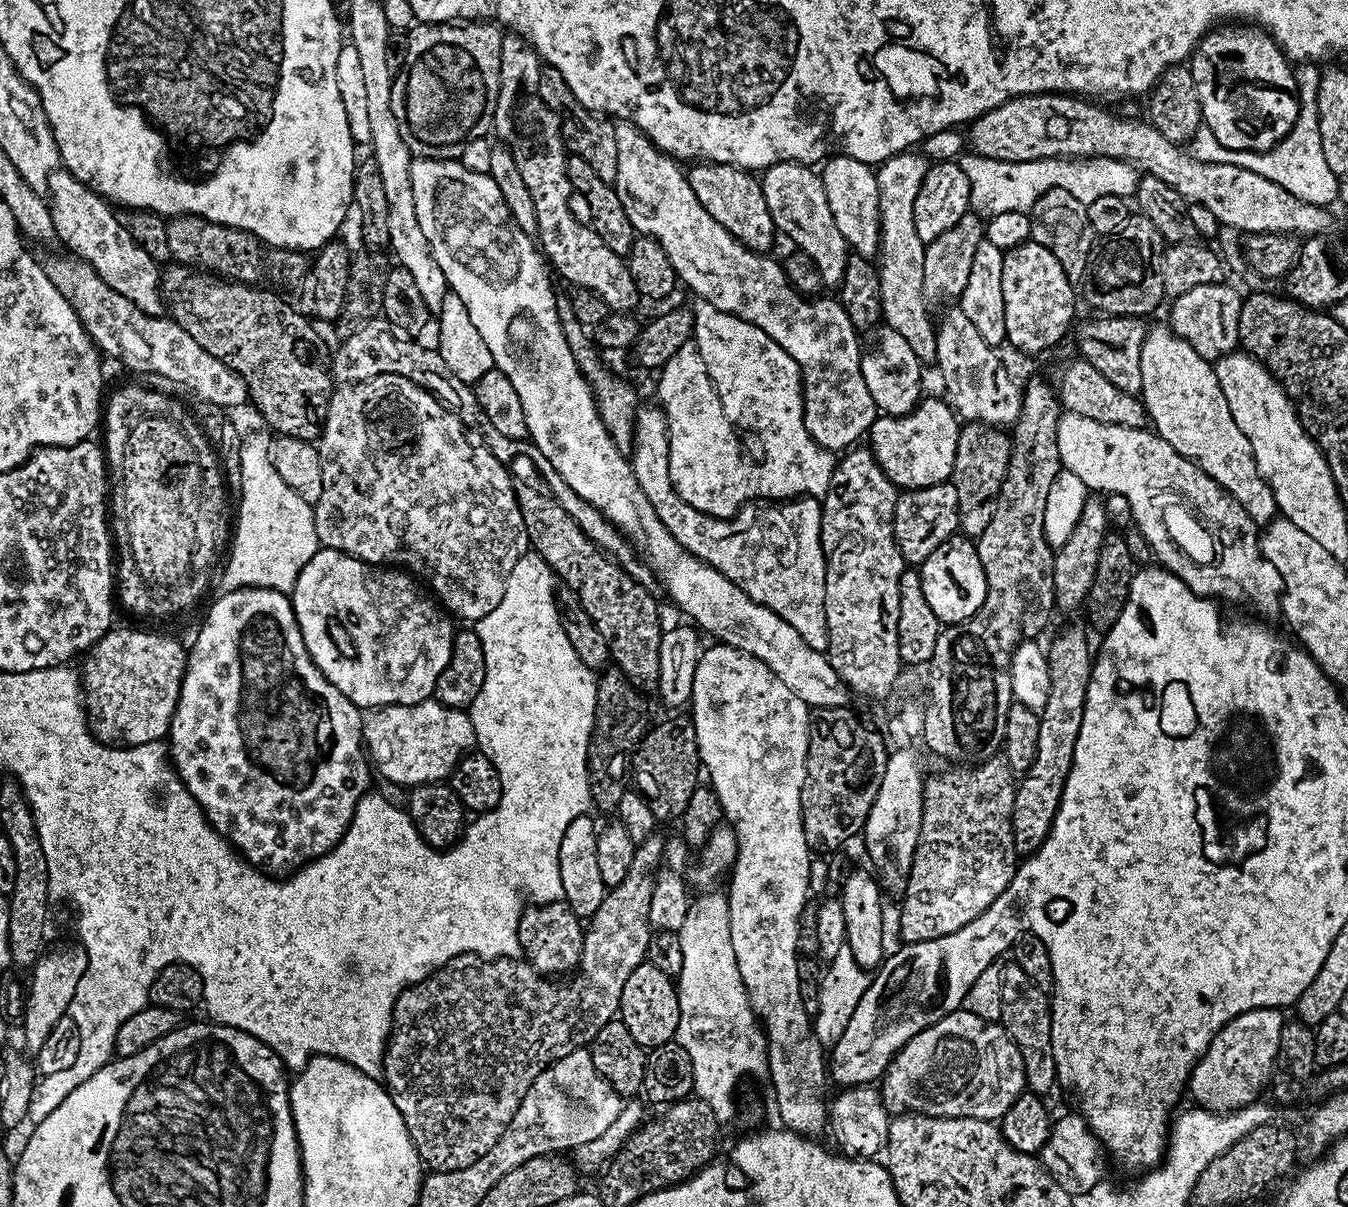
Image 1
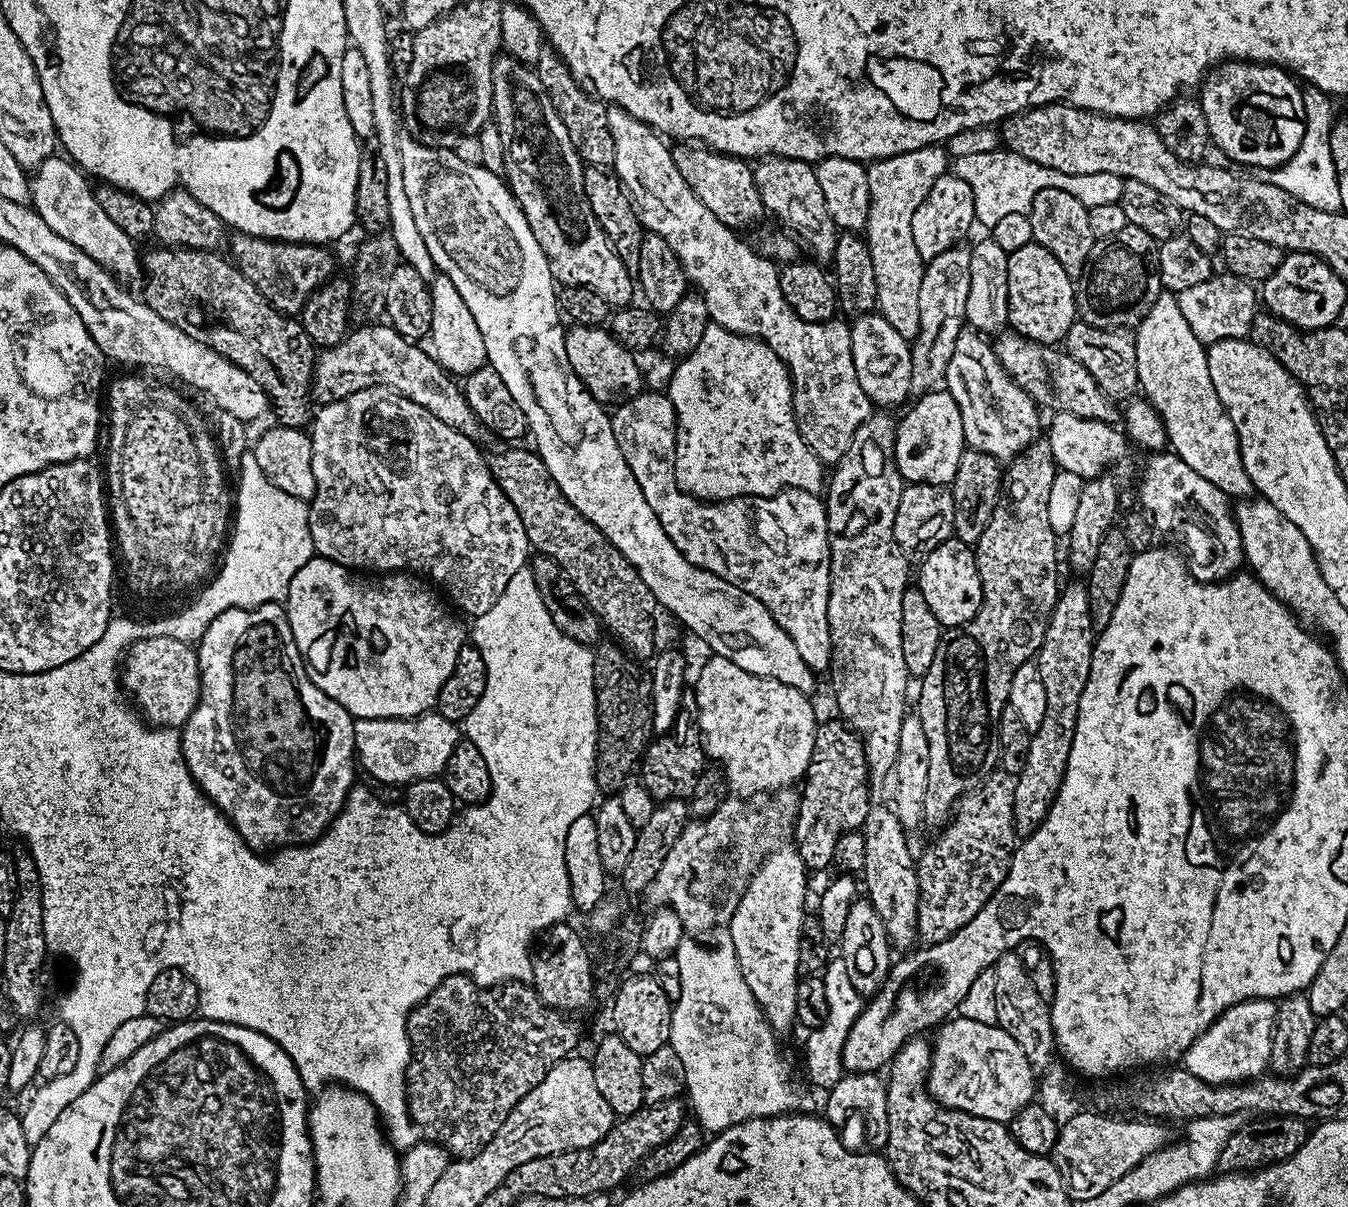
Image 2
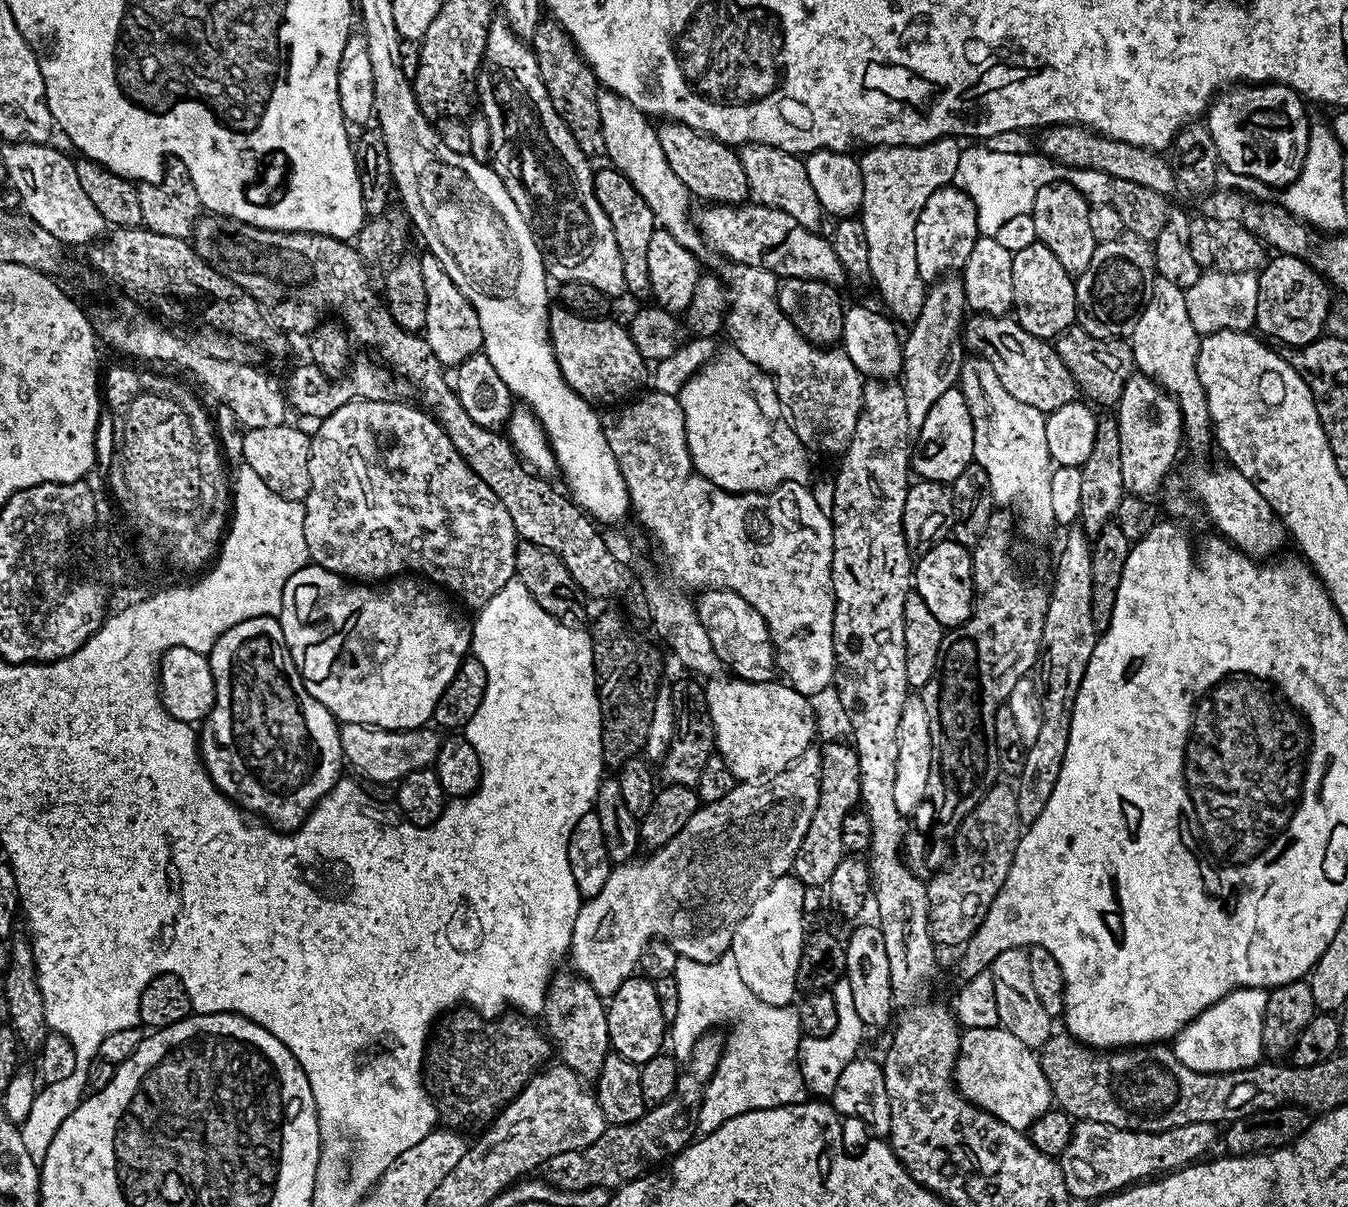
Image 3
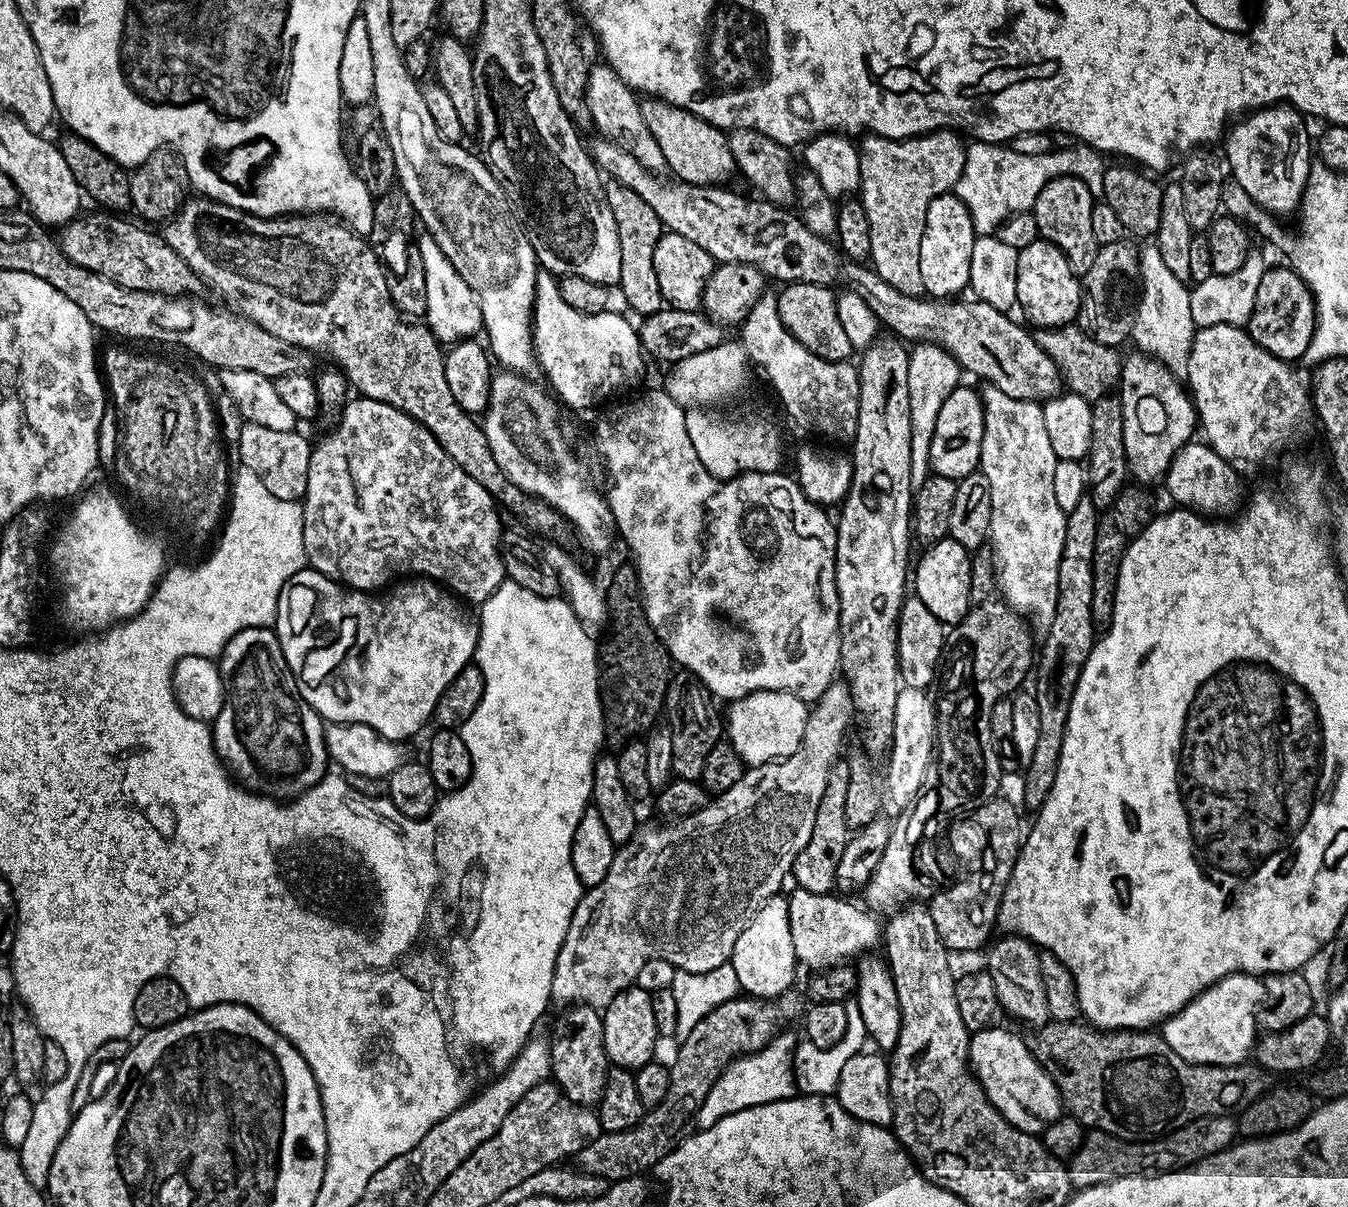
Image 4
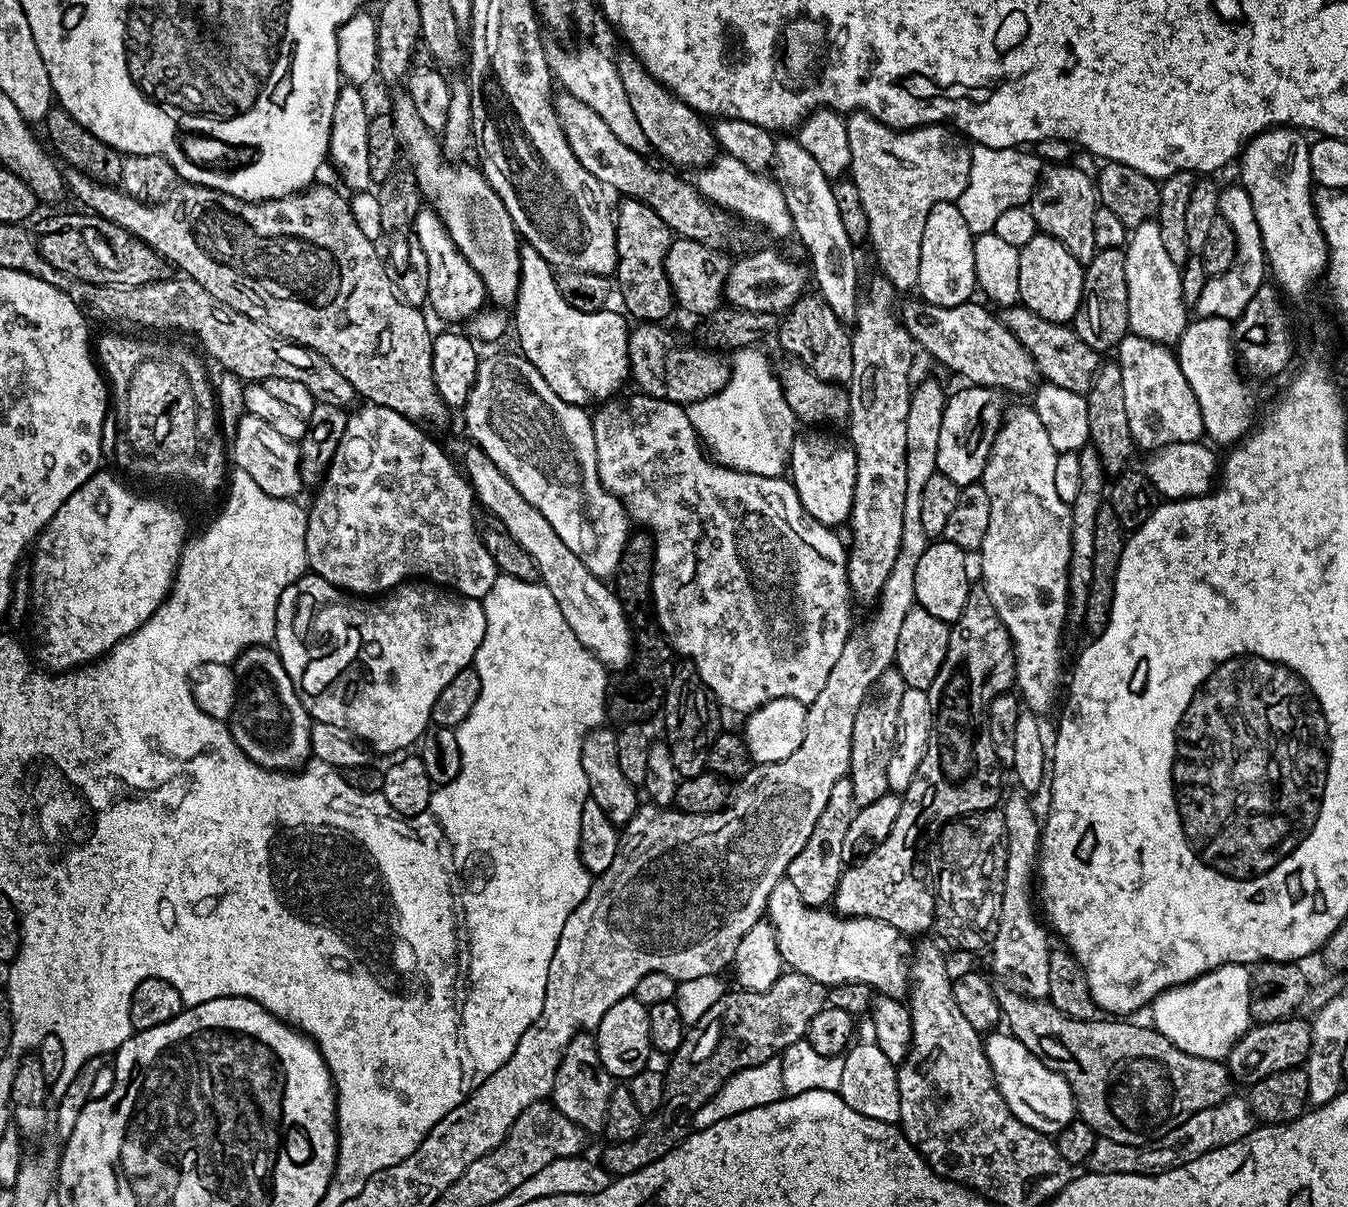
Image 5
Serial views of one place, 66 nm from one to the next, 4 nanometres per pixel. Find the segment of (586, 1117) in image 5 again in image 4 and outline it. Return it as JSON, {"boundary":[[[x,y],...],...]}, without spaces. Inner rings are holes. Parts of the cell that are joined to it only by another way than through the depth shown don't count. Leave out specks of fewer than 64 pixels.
{"boundary":[[[586,1004],[568,1006],[563,1009],[556,1024],[556,1037],[551,1037],[551,1079],[560,1089],[565,1100],[581,1104],[583,1108],[599,1105],[602,1090],[606,1090],[609,1063],[604,1045],[604,1017],[597,1009]]]}

